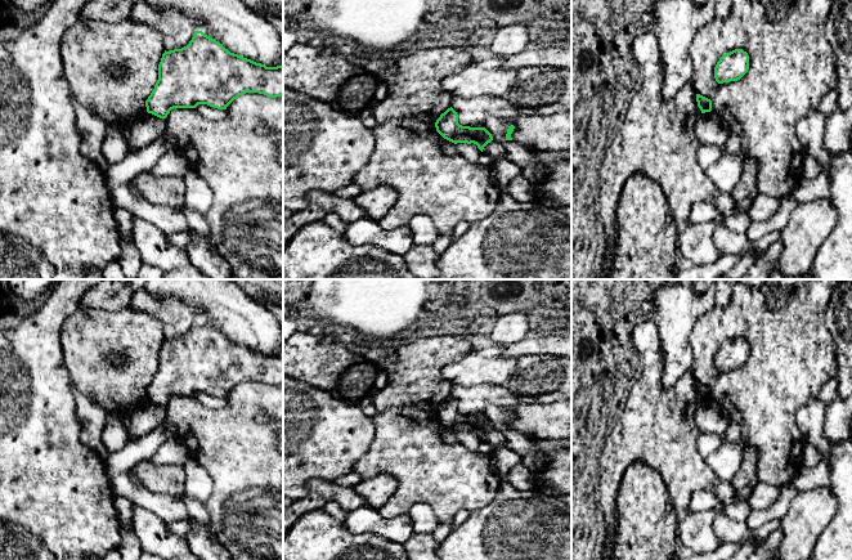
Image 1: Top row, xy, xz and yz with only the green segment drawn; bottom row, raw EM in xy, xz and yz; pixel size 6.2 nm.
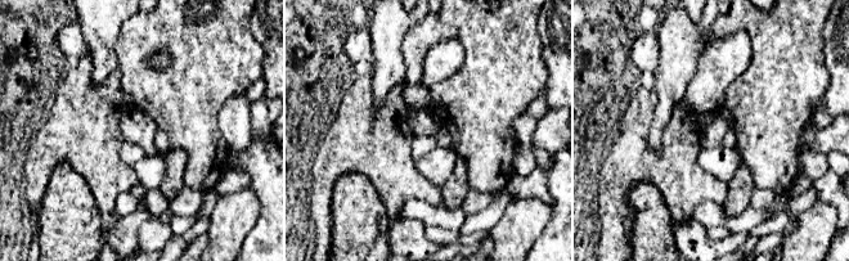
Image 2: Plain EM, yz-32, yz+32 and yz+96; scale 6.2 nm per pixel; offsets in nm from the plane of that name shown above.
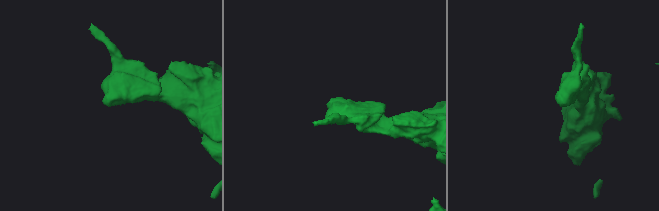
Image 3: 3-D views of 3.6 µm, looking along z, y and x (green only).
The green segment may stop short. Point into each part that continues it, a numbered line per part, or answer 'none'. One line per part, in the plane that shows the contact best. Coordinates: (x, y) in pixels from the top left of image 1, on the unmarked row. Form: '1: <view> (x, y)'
none

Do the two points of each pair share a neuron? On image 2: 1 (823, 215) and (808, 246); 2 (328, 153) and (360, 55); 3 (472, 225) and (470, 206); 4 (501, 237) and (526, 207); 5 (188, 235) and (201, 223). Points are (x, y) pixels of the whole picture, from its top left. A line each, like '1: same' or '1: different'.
1: same
2: different
3: different
4: same
5: same

